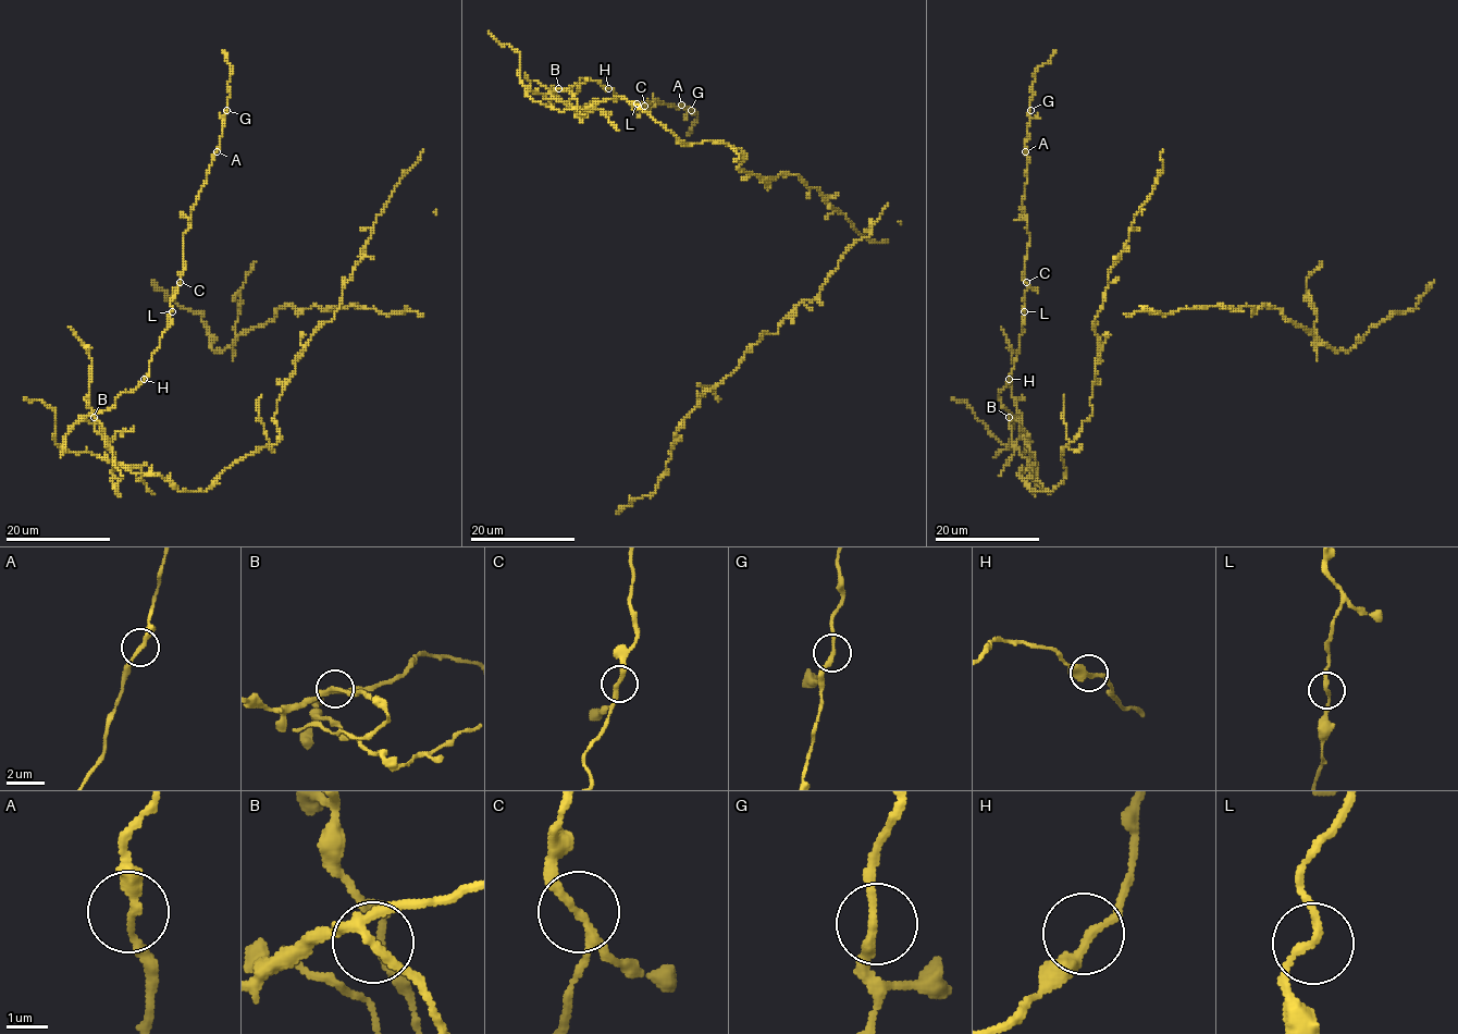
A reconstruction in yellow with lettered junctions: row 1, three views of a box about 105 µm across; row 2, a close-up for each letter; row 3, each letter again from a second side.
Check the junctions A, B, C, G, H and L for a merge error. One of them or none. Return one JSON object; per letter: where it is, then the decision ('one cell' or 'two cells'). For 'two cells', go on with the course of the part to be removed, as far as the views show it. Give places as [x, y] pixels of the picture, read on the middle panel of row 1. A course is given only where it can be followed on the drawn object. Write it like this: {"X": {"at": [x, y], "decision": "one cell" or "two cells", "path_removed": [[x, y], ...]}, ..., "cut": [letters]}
{"A": {"at": [681, 105], "decision": "one cell"}, "B": {"at": [558, 88], "decision": "two cells"}, "C": {"at": [644, 106], "decision": "one cell"}, "G": {"at": [691, 110], "decision": "one cell"}, "H": {"at": [608, 88], "decision": "one cell"}, "L": {"at": [637, 103], "decision": "one cell"}, "cut": ["B"]}

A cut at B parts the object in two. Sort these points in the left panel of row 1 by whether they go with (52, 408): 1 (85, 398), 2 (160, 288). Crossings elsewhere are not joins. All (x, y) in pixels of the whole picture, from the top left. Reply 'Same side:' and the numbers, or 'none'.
Same side: 1, 2

